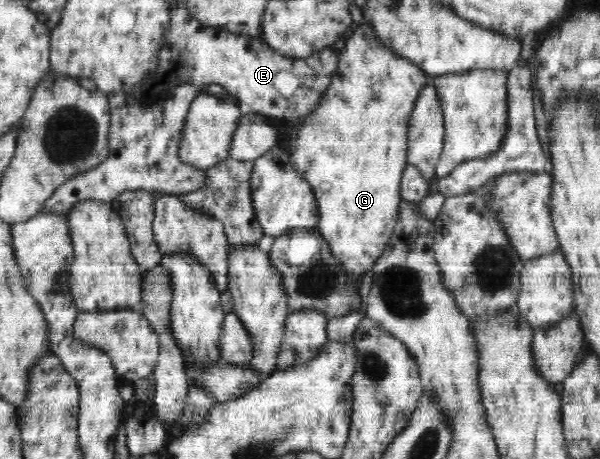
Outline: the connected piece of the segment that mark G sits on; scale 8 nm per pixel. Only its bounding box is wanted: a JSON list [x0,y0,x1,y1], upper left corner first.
[281,22,431,287]

